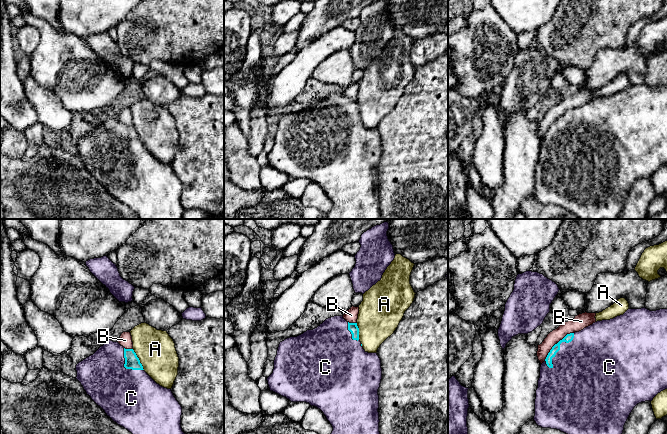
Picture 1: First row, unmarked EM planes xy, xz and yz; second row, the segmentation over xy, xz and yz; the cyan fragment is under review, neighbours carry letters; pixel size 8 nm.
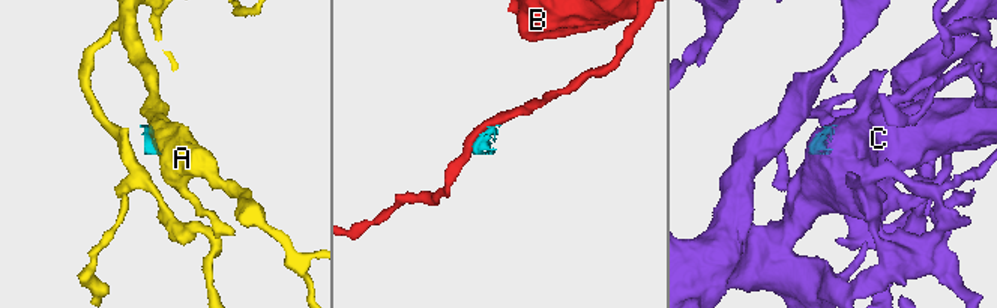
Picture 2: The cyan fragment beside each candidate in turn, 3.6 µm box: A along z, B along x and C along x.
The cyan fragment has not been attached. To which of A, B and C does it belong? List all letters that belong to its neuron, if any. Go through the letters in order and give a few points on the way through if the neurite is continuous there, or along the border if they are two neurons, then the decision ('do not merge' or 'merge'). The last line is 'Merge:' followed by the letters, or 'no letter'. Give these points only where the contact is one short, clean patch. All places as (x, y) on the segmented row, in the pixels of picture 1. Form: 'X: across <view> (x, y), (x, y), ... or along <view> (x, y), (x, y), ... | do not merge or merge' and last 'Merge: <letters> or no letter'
A: along xy (132, 349), (144, 369) | do not merge
B: along yz (573, 332), (567, 333), (560, 339), (552, 347), (544, 360) | do not merge
C: across yz (568, 338), (559, 348), (582, 369) | merge
Merge: C

